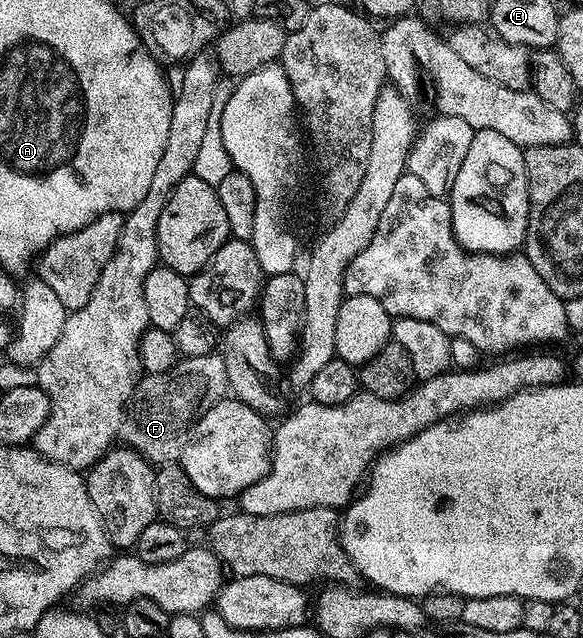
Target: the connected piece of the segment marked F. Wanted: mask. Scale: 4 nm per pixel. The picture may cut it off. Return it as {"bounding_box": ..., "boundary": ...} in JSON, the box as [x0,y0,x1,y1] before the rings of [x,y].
{"bounding_box":[123,352,228,467],"boundary":[[[218,352],[180,358],[162,374],[145,373],[133,388],[123,422],[124,444],[160,467],[180,462],[181,452],[197,421],[228,392],[226,361]]]}

